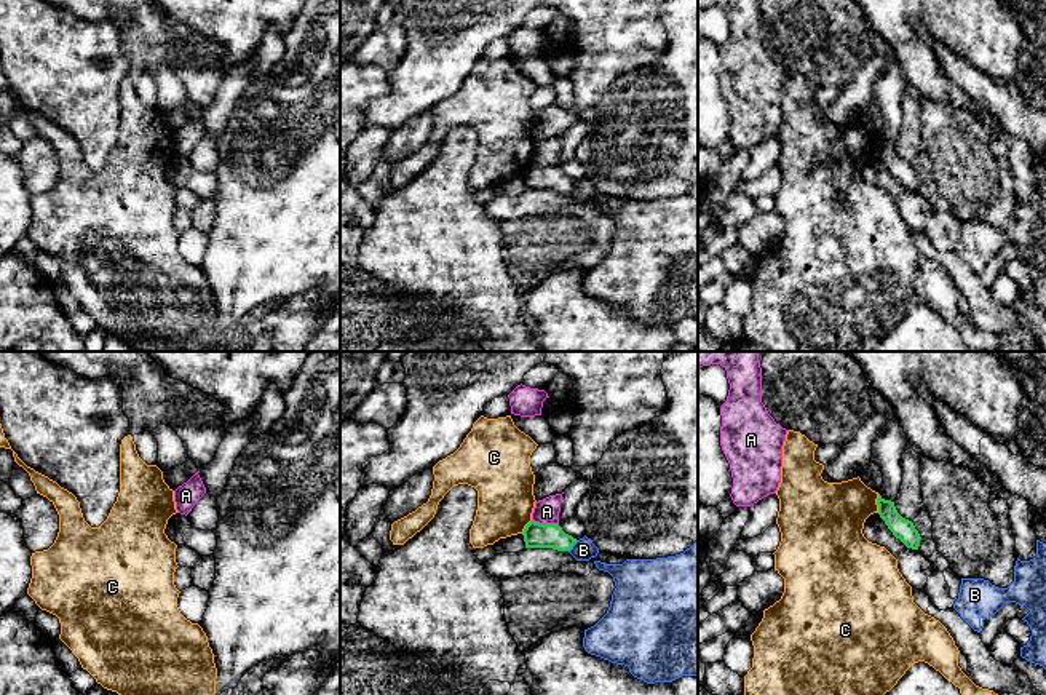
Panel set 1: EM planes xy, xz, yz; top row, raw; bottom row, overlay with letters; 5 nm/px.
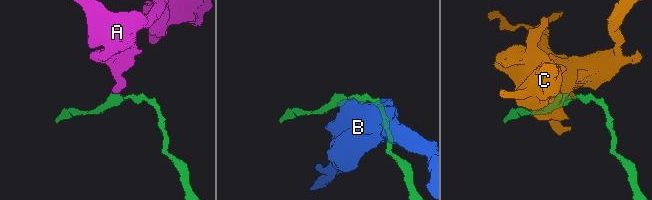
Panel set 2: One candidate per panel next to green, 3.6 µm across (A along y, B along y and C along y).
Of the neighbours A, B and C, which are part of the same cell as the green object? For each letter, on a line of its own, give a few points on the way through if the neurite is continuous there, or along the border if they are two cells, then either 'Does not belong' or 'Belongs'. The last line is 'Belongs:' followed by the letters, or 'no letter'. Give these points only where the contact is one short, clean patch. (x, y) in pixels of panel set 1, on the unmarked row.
A: Boundary: xz (532, 162), (558, 166). Does not belong
B: Does not belong
C: Does not belong
Belongs: no letter

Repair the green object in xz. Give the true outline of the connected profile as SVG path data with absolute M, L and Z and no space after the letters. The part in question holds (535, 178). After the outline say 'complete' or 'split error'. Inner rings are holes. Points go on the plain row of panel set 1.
M530 163L524 174L525 190L553 190L557 193L570 193L576 181L565 176L559 166L540 166Z | complete

